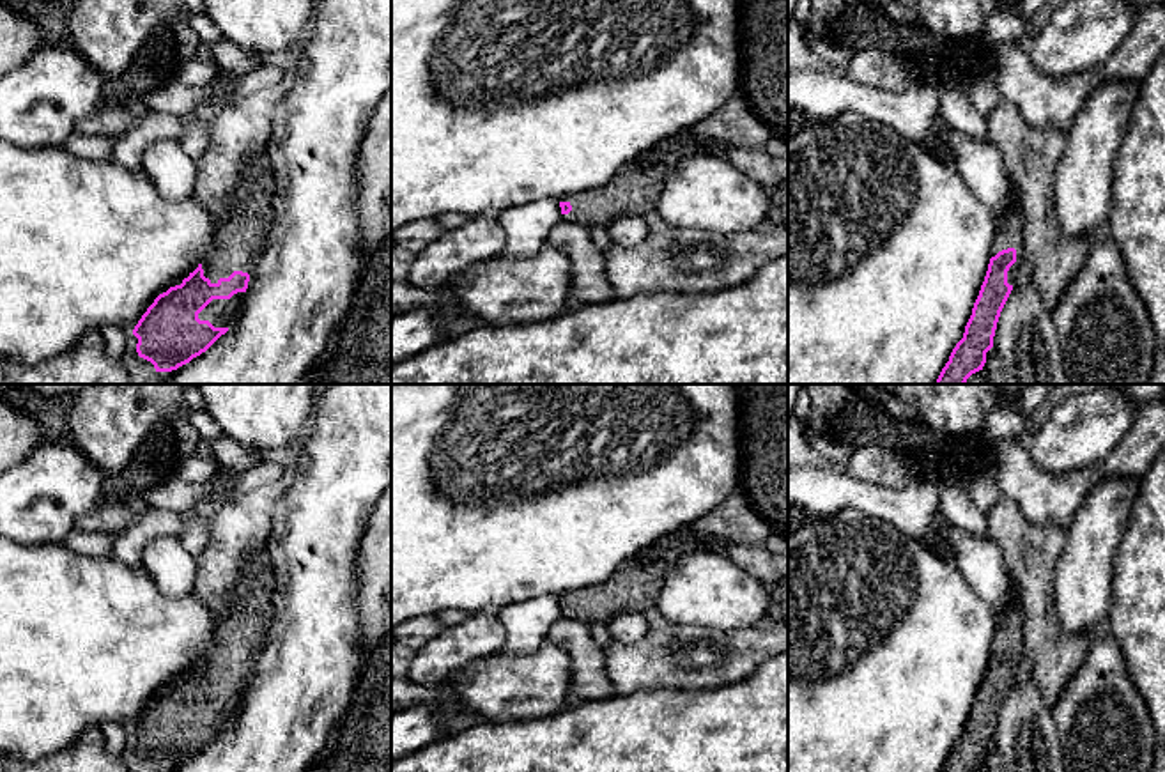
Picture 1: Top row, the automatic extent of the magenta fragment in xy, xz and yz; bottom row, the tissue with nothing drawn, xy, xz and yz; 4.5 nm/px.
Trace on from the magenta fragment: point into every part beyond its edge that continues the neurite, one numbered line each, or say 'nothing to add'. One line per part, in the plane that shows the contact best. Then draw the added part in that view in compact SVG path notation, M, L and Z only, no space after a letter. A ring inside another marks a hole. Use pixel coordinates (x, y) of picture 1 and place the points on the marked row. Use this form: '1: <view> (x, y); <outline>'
1: xy (220, 312); M244 292L230 299L212 299L200 313L200 320L209 320L214 328L232 328L239 317Z

